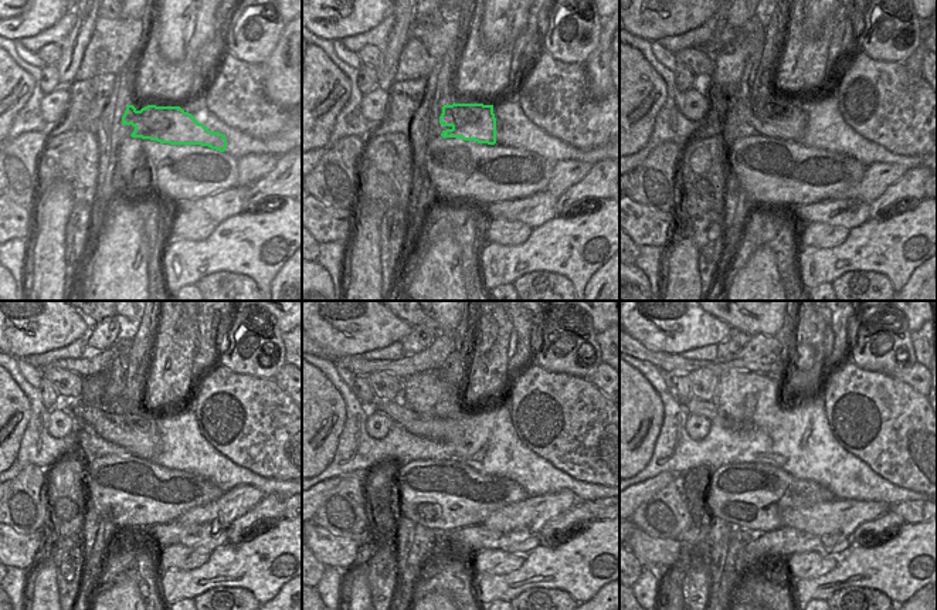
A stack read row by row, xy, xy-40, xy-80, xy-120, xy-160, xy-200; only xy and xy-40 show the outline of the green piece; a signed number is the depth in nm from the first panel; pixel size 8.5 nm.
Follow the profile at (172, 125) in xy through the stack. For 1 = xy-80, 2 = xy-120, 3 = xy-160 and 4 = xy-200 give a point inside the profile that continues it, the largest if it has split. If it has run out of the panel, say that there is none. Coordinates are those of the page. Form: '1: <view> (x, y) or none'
1: xy-80 (783, 118)
2: xy-120 (136, 433)
3: xy-160 (431, 427)
4: xy-200 (700, 407)

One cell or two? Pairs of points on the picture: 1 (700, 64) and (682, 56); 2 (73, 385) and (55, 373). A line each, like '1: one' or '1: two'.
1: one
2: one

